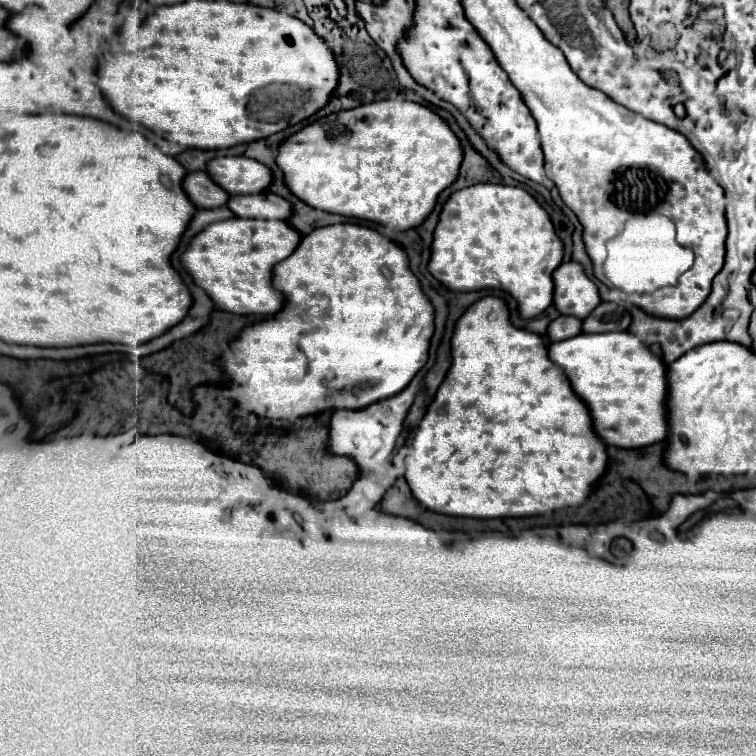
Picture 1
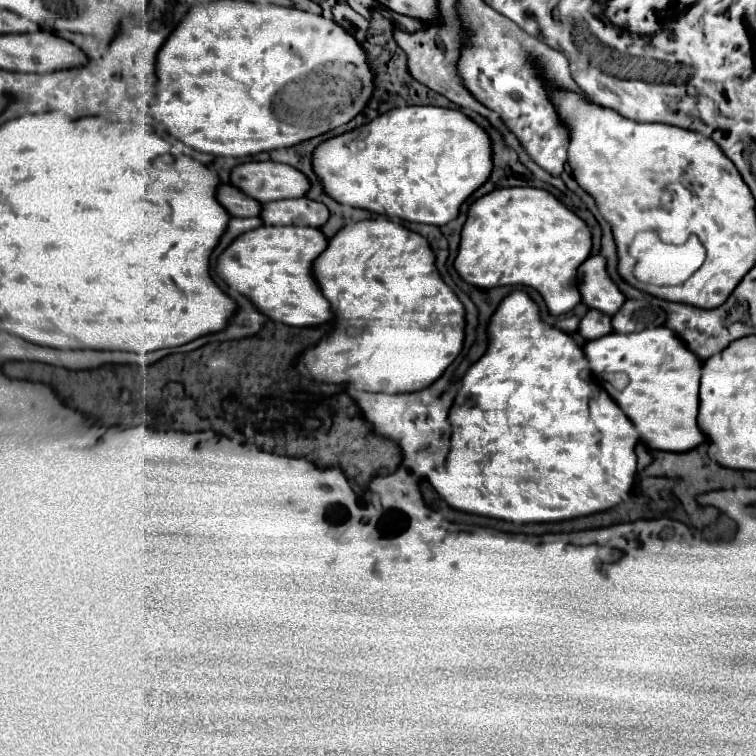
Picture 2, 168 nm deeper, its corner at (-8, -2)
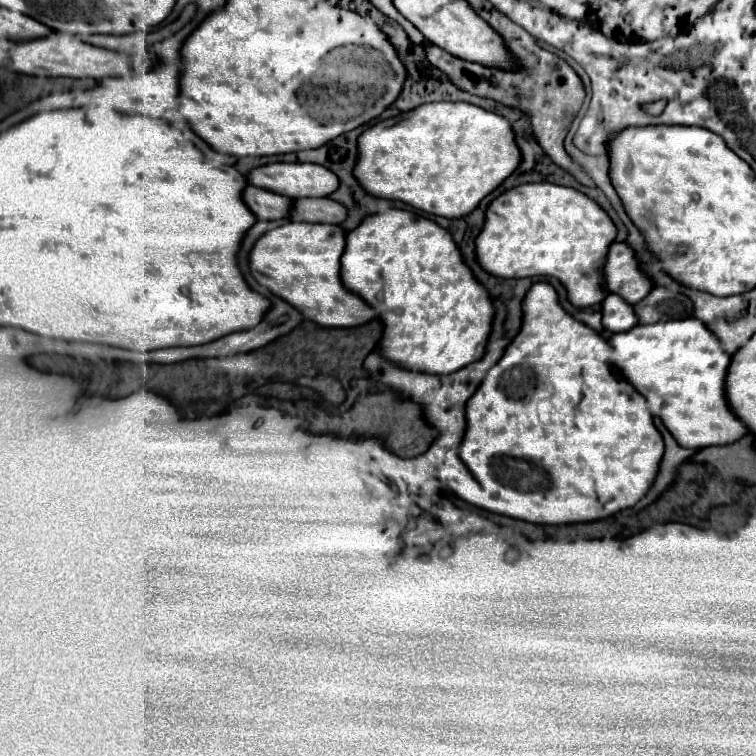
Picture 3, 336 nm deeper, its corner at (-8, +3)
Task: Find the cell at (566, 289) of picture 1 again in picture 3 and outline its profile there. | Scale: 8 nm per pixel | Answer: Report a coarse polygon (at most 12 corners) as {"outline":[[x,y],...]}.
{"outline":[[628,242],[612,244],[608,290],[636,304],[654,288]]}

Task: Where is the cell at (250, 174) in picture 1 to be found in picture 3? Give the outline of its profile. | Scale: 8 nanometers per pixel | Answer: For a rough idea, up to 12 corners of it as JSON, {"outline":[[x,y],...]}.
{"outline":[[276,162],[248,174],[252,186],[320,198],[340,180],[320,164]]}

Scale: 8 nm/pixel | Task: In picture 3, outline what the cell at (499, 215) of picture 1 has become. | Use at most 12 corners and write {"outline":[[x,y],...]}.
{"outline":[[522,184],[476,238],[494,276],[608,296],[612,218],[586,194]]}

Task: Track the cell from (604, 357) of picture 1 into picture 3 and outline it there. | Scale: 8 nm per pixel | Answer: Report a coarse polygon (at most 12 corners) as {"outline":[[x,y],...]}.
{"outline":[[696,318],[610,338],[684,448],[732,444],[732,354]]}

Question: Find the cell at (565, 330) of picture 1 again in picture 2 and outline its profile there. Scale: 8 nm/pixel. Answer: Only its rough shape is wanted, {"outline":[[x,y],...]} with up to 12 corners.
{"outline":[[588,311],[578,325],[586,341],[612,333],[610,317]]}

